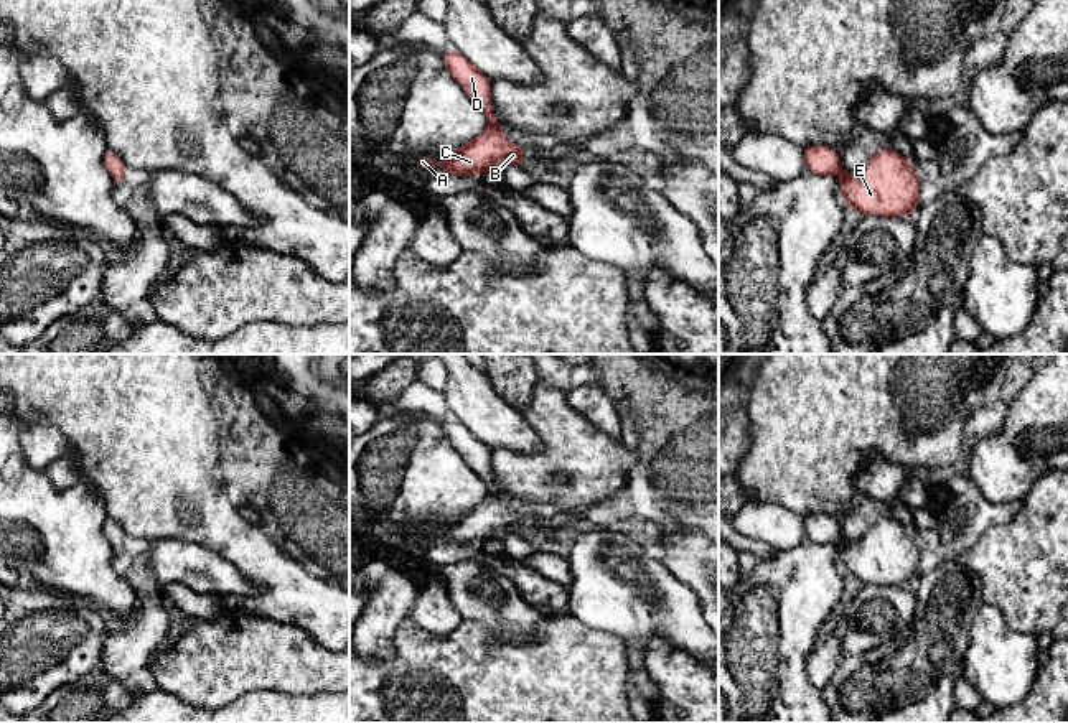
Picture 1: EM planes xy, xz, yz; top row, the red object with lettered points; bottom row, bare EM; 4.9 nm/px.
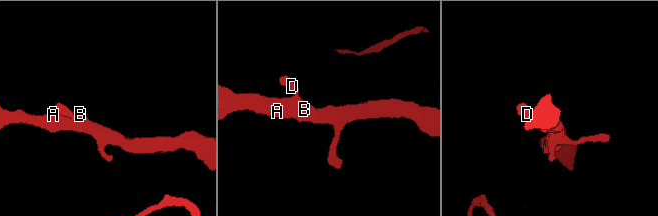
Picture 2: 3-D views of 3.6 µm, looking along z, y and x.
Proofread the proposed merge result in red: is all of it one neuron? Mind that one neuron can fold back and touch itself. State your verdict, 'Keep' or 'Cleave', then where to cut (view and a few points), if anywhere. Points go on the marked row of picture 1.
Keep. No split

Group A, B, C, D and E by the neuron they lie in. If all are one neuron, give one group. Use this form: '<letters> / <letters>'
A B C D E

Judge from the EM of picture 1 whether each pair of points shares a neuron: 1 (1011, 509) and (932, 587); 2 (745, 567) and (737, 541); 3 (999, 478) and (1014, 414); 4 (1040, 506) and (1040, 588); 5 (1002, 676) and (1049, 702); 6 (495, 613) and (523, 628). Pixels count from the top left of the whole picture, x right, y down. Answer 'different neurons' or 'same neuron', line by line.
1: different neurons
2: different neurons
3: same neuron
4: same neuron
5: different neurons
6: same neuron

